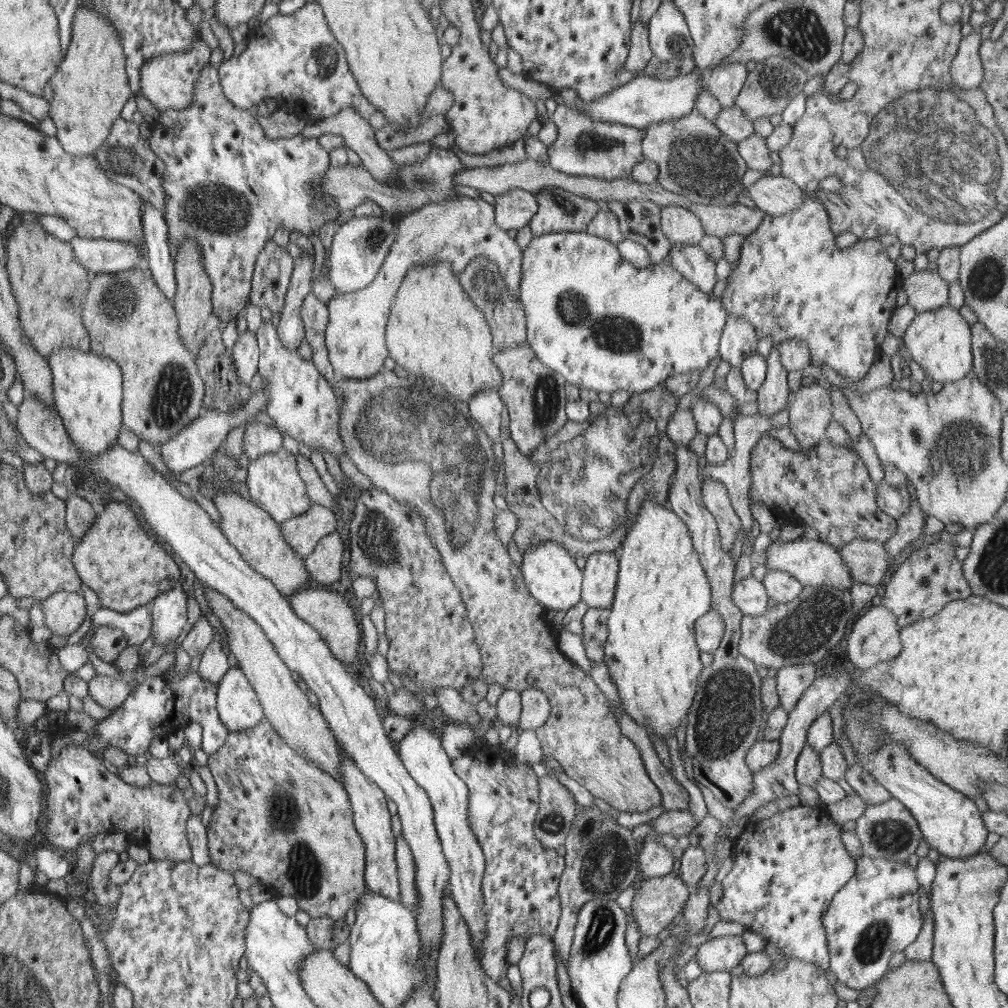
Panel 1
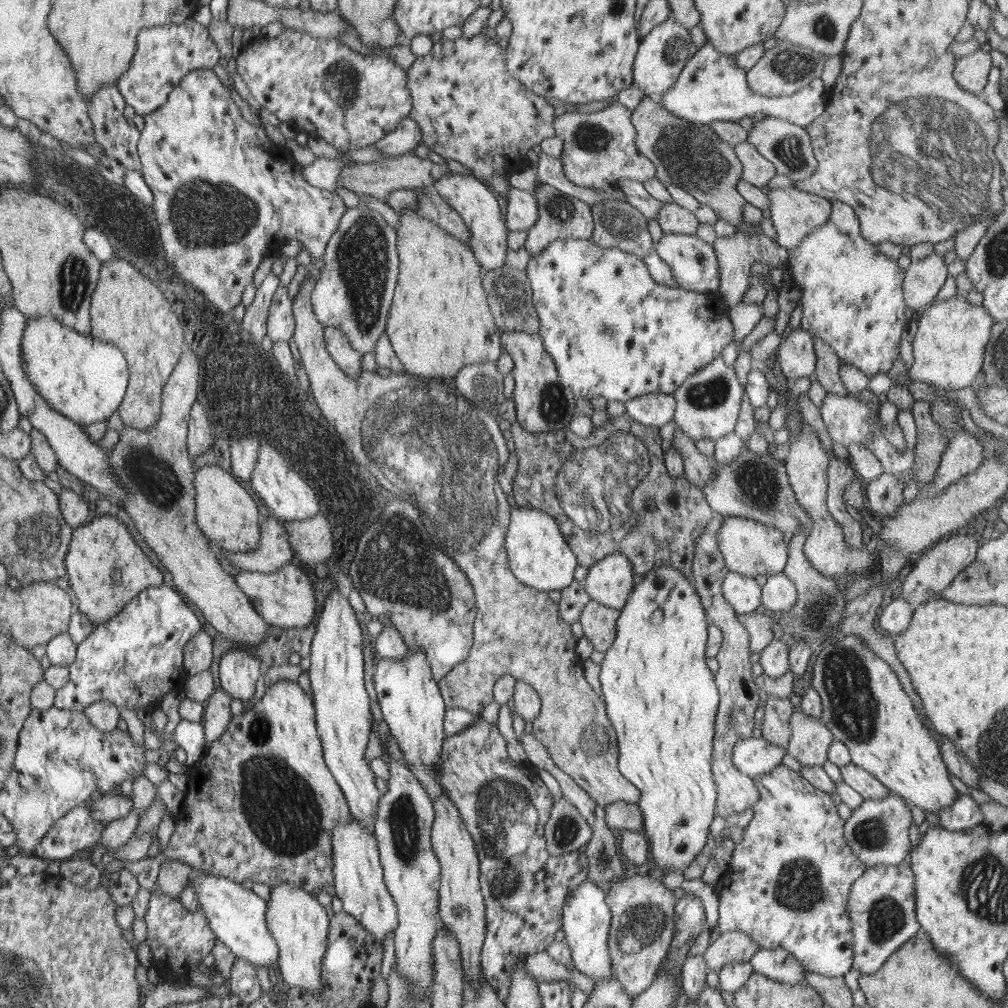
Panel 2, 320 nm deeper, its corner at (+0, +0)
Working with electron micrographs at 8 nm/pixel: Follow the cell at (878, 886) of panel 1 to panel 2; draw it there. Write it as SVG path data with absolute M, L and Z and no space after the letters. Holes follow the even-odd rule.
M906 862L897 866L875 865L866 867L863 874L851 884L846 898L846 915L851 923L852 956L851 969L857 970L860 975L874 974L886 962L891 953L894 953L904 942L920 929L914 915L913 886L914 878L910 865Z

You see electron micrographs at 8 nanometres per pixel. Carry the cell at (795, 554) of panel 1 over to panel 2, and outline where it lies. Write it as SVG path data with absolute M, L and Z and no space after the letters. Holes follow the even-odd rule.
M723 516L723 522L716 531L716 538L717 547L728 572L750 577L764 574L768 577L781 573L786 565L787 547L783 543L782 532L774 527L764 526L748 519L735 518L735 516Z

